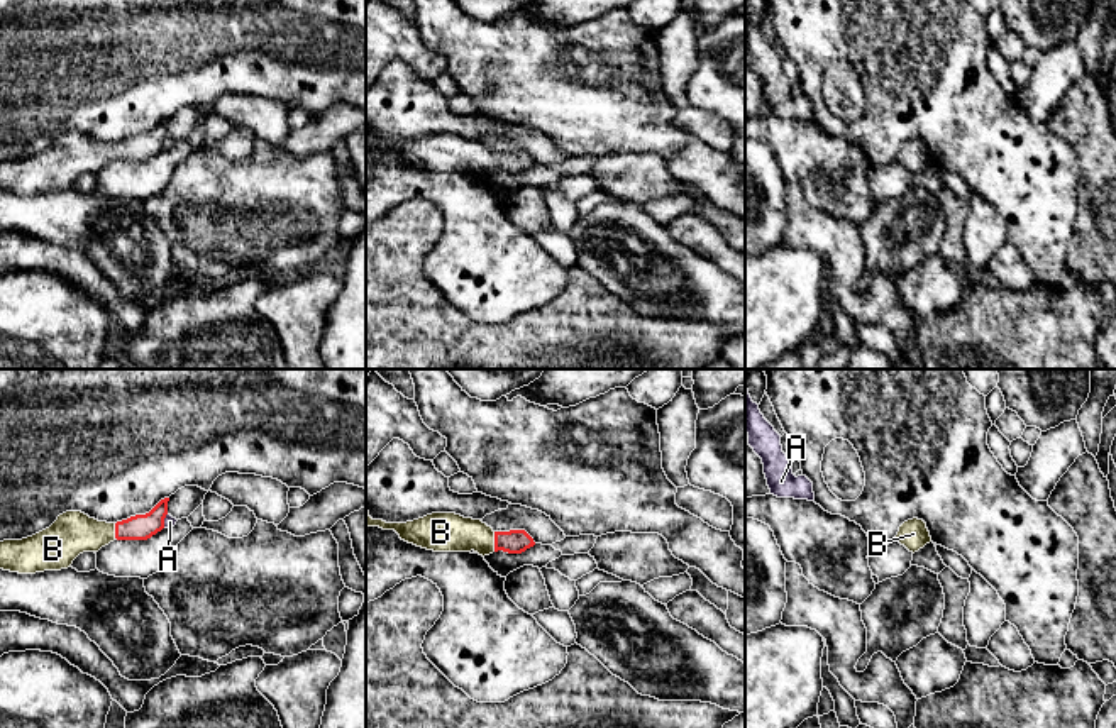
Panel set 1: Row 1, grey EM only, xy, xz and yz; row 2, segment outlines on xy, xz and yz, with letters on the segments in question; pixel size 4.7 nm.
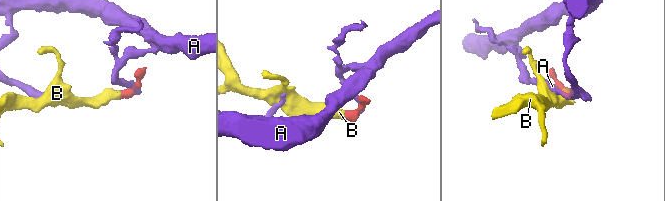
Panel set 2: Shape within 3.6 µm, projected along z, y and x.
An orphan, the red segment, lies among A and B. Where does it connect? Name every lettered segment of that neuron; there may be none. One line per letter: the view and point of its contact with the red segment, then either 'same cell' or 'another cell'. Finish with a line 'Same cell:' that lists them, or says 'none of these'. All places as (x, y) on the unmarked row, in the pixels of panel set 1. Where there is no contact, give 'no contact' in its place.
A: xy (163, 141) | another cell
B: xz (495, 163) | same cell
Same cell: B

